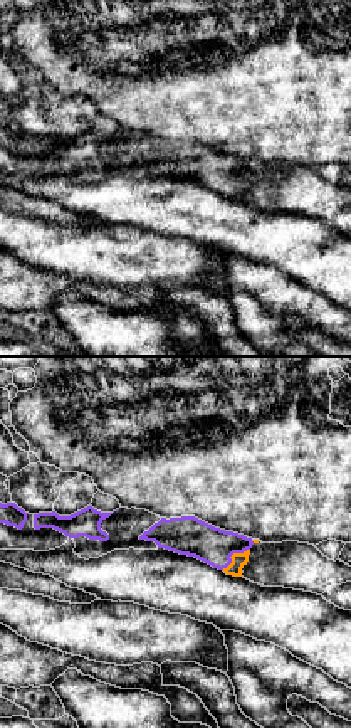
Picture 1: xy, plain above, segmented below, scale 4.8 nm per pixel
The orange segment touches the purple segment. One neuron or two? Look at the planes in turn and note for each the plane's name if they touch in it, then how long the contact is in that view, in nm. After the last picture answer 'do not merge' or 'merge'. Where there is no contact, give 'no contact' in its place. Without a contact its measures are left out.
contact in xy; length 170 nm

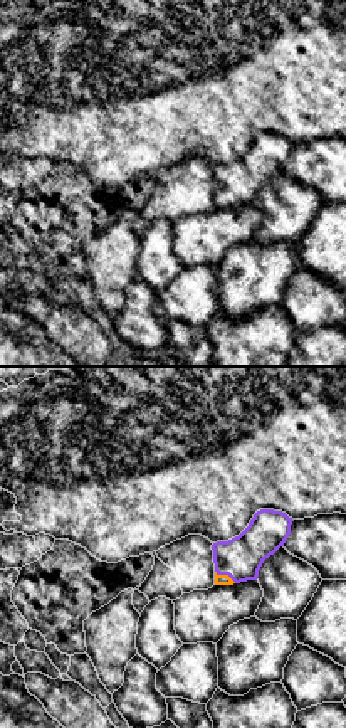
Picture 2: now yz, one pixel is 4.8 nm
contact in yz; length 120 nm

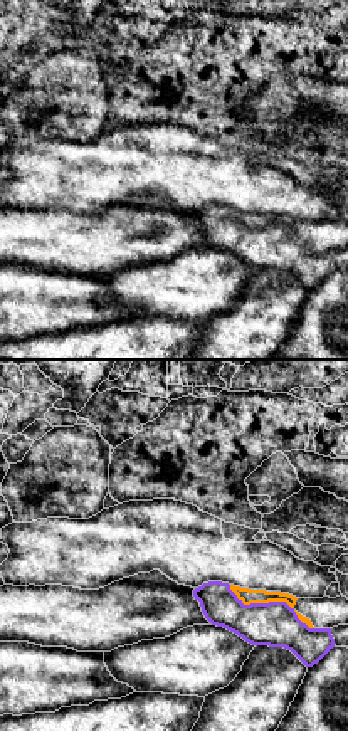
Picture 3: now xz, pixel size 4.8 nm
contact in xz; length 460 nm

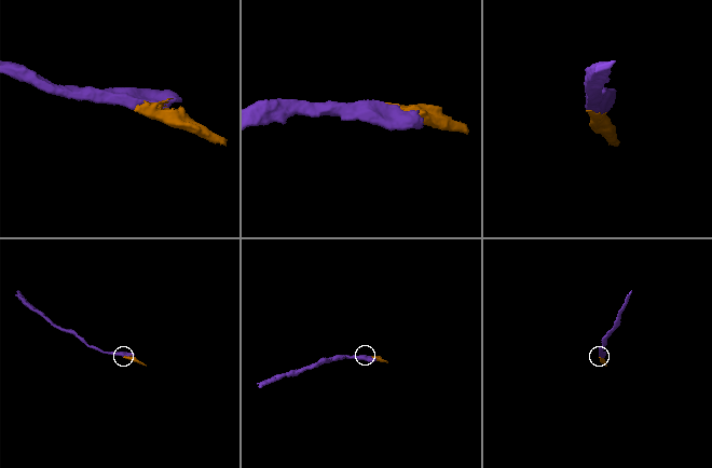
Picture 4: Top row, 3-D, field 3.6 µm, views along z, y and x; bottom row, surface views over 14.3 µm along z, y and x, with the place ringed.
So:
merge

